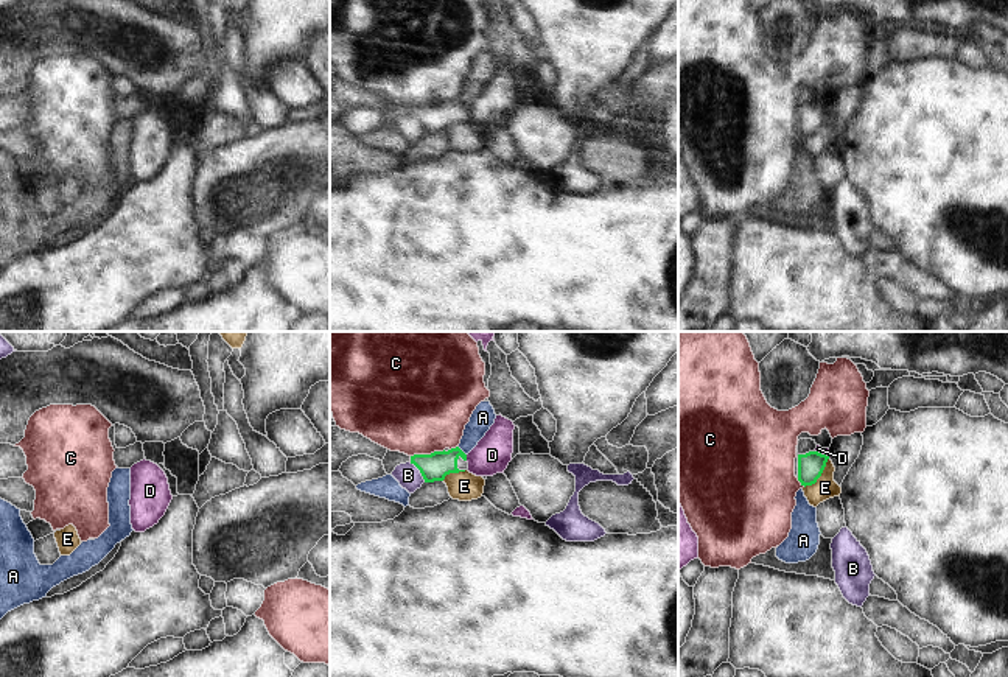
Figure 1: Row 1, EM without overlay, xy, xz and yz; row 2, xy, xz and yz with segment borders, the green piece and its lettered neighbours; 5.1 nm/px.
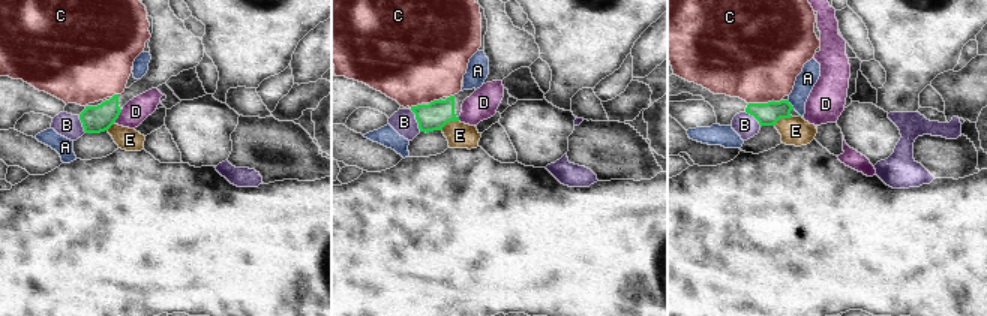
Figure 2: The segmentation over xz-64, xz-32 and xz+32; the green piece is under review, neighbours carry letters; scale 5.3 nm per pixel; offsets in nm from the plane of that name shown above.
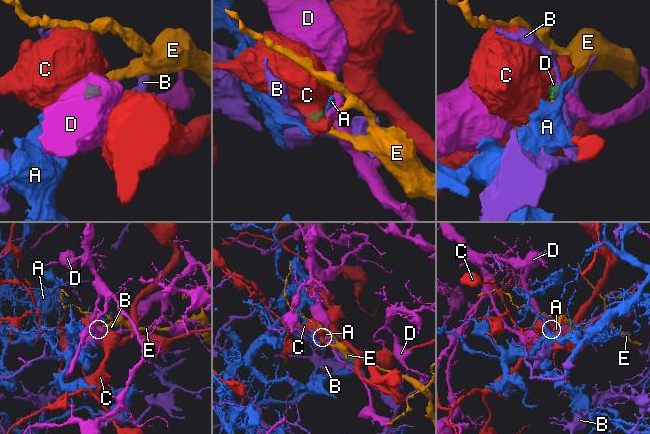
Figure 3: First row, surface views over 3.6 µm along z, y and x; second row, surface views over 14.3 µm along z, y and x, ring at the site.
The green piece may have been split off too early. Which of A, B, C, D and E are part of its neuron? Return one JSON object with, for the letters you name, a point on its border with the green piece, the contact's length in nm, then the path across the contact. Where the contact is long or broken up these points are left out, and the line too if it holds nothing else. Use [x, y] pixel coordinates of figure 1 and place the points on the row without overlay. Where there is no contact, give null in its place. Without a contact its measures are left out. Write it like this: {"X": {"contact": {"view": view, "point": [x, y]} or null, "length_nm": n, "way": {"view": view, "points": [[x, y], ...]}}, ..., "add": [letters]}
{"add": []}

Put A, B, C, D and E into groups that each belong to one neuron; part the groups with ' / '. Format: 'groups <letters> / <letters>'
groups A / B / C / D / E

